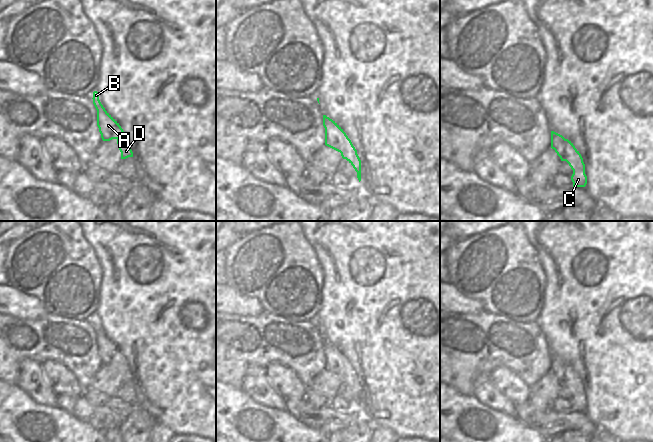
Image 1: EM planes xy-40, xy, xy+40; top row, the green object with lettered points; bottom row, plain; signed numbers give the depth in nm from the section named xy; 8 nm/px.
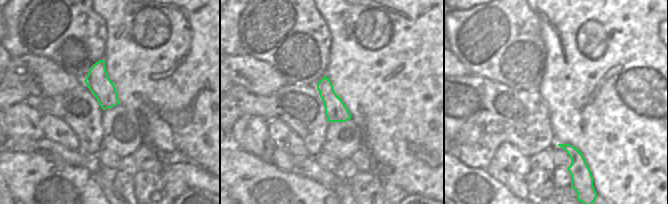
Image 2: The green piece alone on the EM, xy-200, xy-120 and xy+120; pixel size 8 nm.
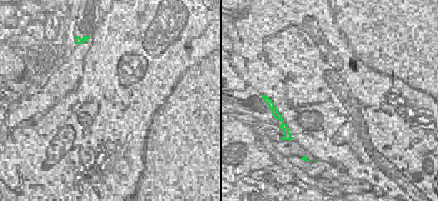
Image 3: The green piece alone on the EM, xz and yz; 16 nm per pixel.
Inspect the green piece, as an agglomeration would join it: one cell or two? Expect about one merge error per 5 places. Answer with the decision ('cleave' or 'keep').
keep

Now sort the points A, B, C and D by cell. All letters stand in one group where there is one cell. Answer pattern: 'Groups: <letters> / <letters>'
Groups: A B C D

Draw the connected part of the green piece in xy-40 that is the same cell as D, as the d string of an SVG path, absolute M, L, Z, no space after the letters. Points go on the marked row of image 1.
M97 91L93 92L93 104L97 110L97 126L103 141L117 140L121 159L133 157L129 140L119 123L105 110L99 100Z

